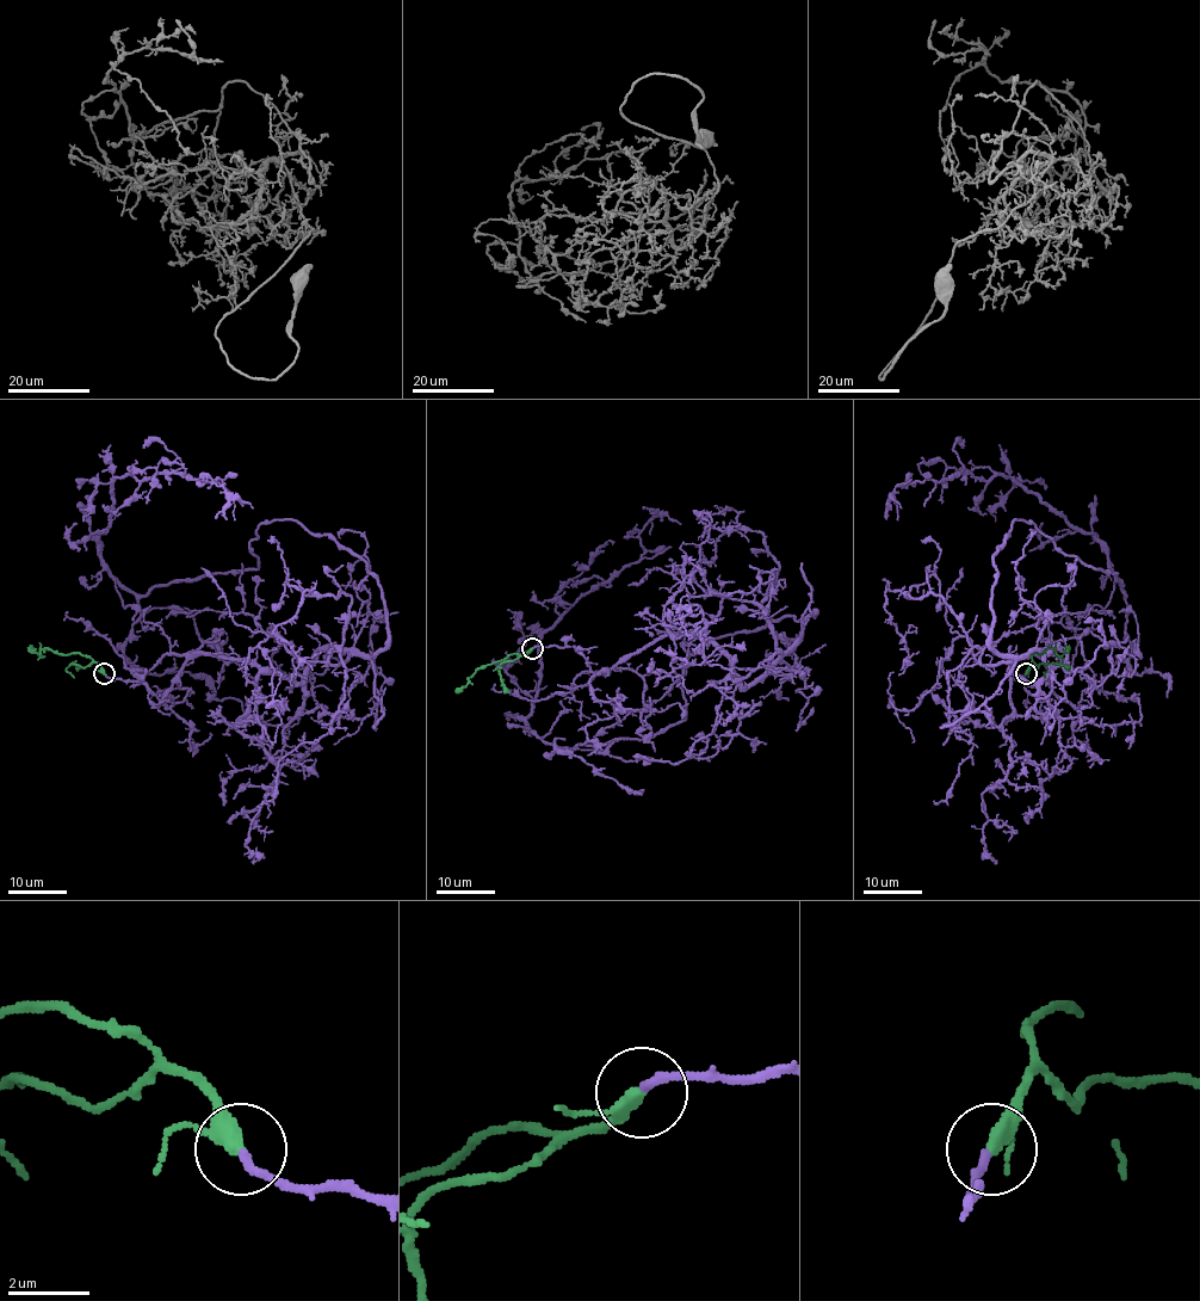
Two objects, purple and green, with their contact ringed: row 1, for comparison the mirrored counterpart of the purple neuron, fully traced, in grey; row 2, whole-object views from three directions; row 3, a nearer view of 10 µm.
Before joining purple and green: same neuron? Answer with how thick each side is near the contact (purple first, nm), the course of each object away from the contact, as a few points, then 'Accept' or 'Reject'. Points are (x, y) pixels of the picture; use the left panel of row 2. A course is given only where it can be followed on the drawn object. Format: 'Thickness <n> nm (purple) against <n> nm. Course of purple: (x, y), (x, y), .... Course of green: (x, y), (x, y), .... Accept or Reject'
Thickness 200 nm (purple) against 300 nm. Course of purple: (104, 673), (388, 645), (290, 519), (104, 563), (117, 478), (215, 518). Course of green: (104, 673), (96, 663), (81, 654), (43, 649), (38, 657), (26, 647). Accept

